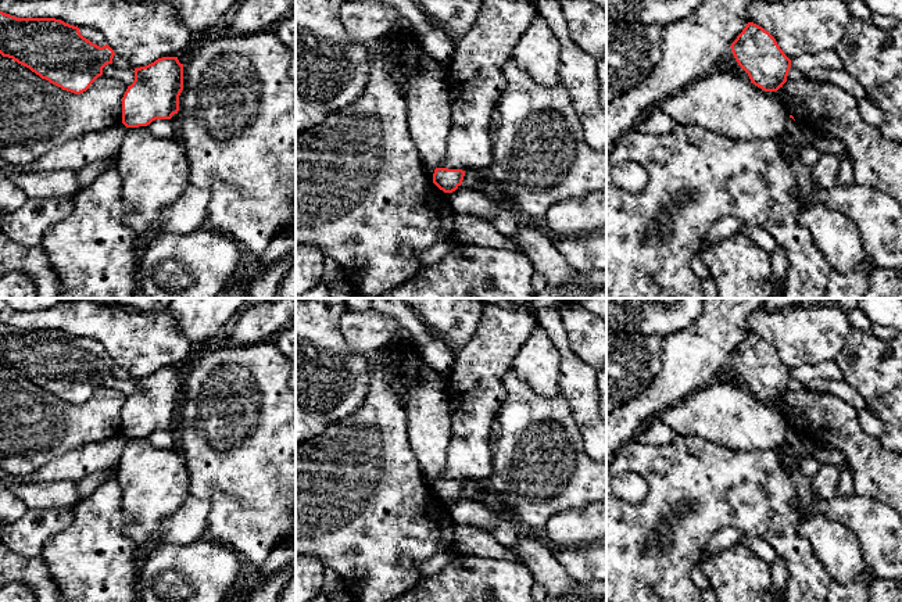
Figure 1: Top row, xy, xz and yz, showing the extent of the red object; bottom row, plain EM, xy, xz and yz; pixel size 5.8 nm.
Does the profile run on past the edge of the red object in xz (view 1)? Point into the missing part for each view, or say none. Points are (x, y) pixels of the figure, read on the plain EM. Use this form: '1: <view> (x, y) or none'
1: none

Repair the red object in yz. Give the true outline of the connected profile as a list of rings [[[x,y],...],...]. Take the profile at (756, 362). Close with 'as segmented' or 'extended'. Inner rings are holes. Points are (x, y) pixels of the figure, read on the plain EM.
[[[748,333],[730,358],[755,397],[777,402],[787,393],[791,370],[762,337]]]; as segmented

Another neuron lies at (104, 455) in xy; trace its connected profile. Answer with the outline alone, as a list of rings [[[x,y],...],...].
[[[121,431],[105,441],[86,444],[62,456],[54,458],[28,477],[15,479],[19,483],[79,481],[94,472],[117,467],[126,440]]]

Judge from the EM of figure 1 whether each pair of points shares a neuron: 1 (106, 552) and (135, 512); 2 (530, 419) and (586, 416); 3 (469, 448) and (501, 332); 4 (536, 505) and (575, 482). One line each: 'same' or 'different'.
1: different
2: different
3: same
4: same

